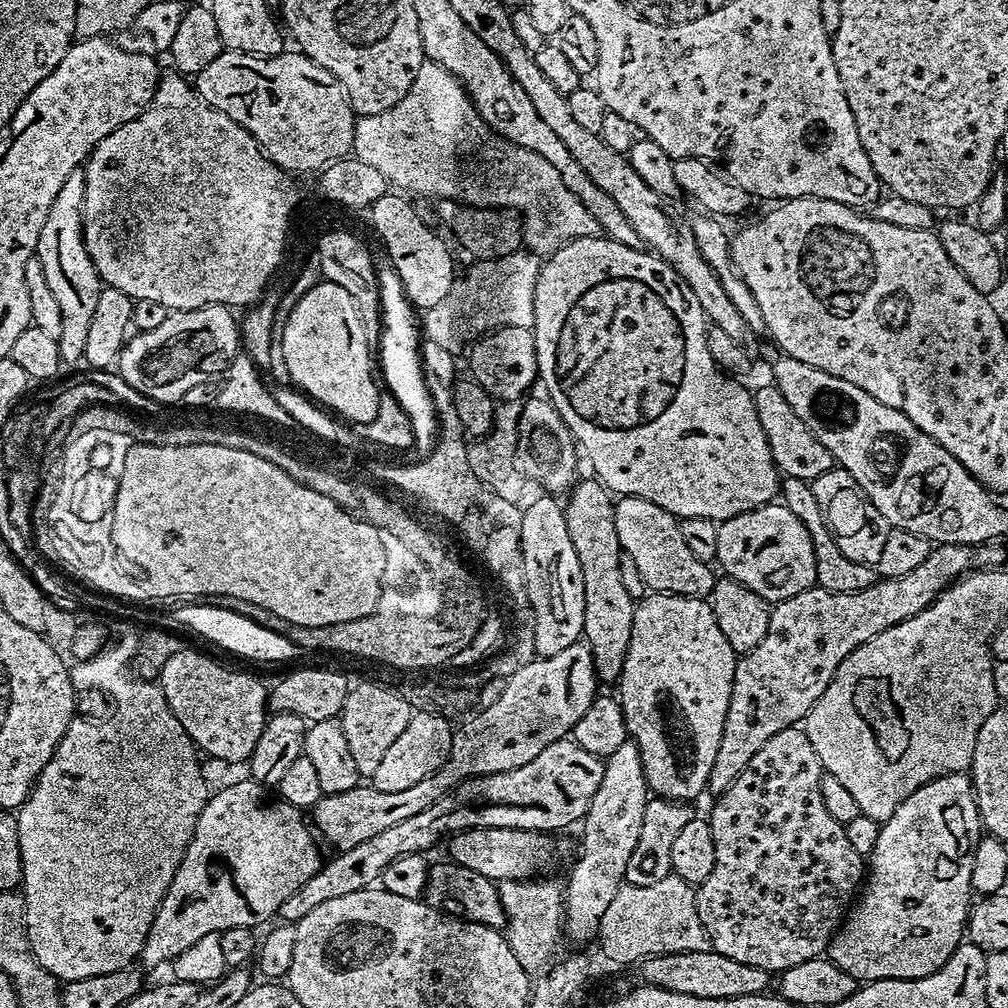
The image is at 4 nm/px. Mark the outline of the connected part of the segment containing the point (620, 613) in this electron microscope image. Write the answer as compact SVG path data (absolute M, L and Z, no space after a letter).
M577 479L567 493L563 505L566 530L570 530L570 542L574 542L574 554L578 554L578 566L582 566L584 587L584 635L587 640L597 677L601 681L619 681L620 671L626 658L626 650L632 629L634 598L622 583L618 570L620 543L618 530L614 530L614 496L599 479Z

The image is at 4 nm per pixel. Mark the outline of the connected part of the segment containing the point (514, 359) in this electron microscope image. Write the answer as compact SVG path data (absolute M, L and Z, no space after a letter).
M500 326L489 331L483 338L477 339L471 348L472 353L468 356L468 364L472 367L471 379L477 380L486 389L489 396L497 401L519 401L525 395L523 392L532 383L537 383L536 334L532 328Z

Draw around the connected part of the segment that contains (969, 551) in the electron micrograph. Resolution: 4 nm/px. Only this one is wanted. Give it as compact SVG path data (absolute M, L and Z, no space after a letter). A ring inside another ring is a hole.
M1000 542L937 544L926 558L926 562L910 570L910 574L877 579L876 583L866 586L866 590L842 594L813 586L784 601L773 603L768 613L768 625L763 636L755 646L748 649L746 654L737 659L722 739L720 739L714 766L711 767L708 779L709 791L713 791L712 794L716 796L723 793L770 737L782 728L799 725L814 706L814 702L822 698L826 686L830 686L840 663L854 649L870 642L870 638L882 634L882 630L890 630L890 626L898 626L898 622L906 618L914 618L914 614L922 614L926 606L933 604L940 593L955 584L961 576L977 570L1000 568L1004 560L1002 545L1003 543Z

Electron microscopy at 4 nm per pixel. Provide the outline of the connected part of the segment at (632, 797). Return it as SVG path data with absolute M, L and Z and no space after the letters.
M632 739L622 744L604 760L602 782L590 798L588 812L582 827L584 837L580 840L580 857L568 872L568 885L562 888L562 928L572 940L588 940L600 930L600 918L614 898L617 888L625 881L626 858L634 852L642 814L650 799L650 789L640 761L640 751Z

